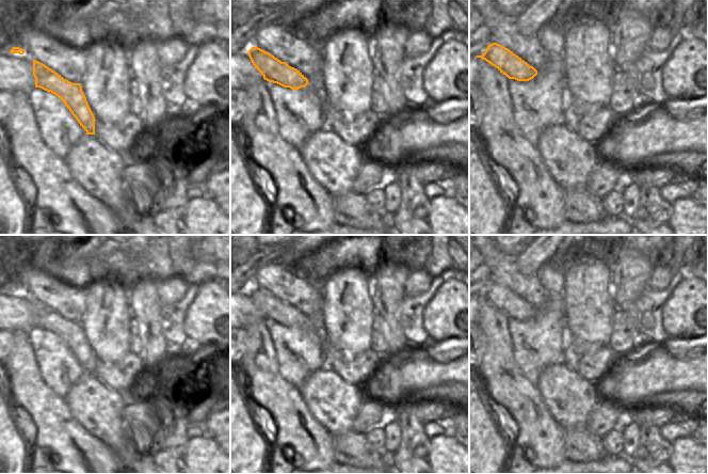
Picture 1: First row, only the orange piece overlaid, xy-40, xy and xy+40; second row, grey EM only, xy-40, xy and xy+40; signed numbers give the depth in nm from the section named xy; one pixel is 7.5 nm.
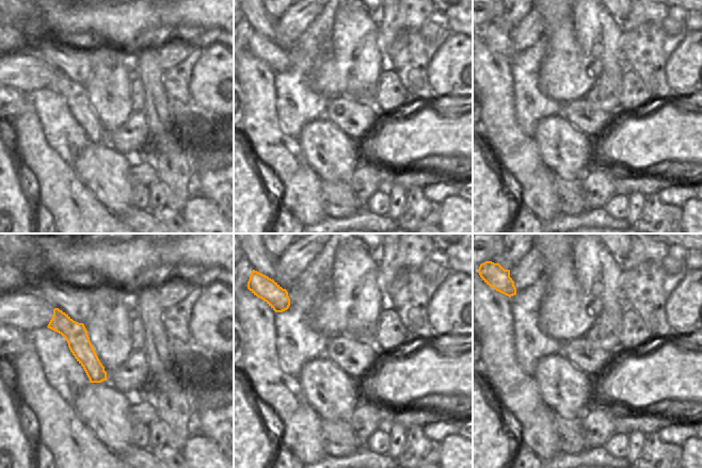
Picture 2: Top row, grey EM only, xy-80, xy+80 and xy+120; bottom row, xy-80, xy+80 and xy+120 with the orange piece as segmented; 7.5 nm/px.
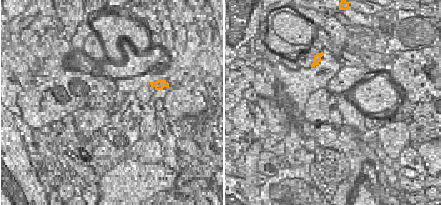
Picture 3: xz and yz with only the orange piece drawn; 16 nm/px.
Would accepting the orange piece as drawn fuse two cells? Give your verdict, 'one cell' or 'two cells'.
one cell

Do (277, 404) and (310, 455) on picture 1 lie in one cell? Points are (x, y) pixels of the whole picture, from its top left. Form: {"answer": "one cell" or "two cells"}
{"answer": "one cell"}

